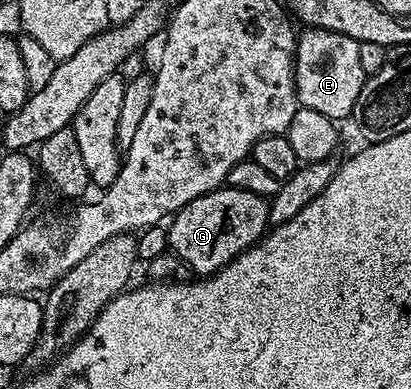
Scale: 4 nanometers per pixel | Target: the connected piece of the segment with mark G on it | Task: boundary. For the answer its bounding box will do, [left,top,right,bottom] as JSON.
[166,186,269,277]

